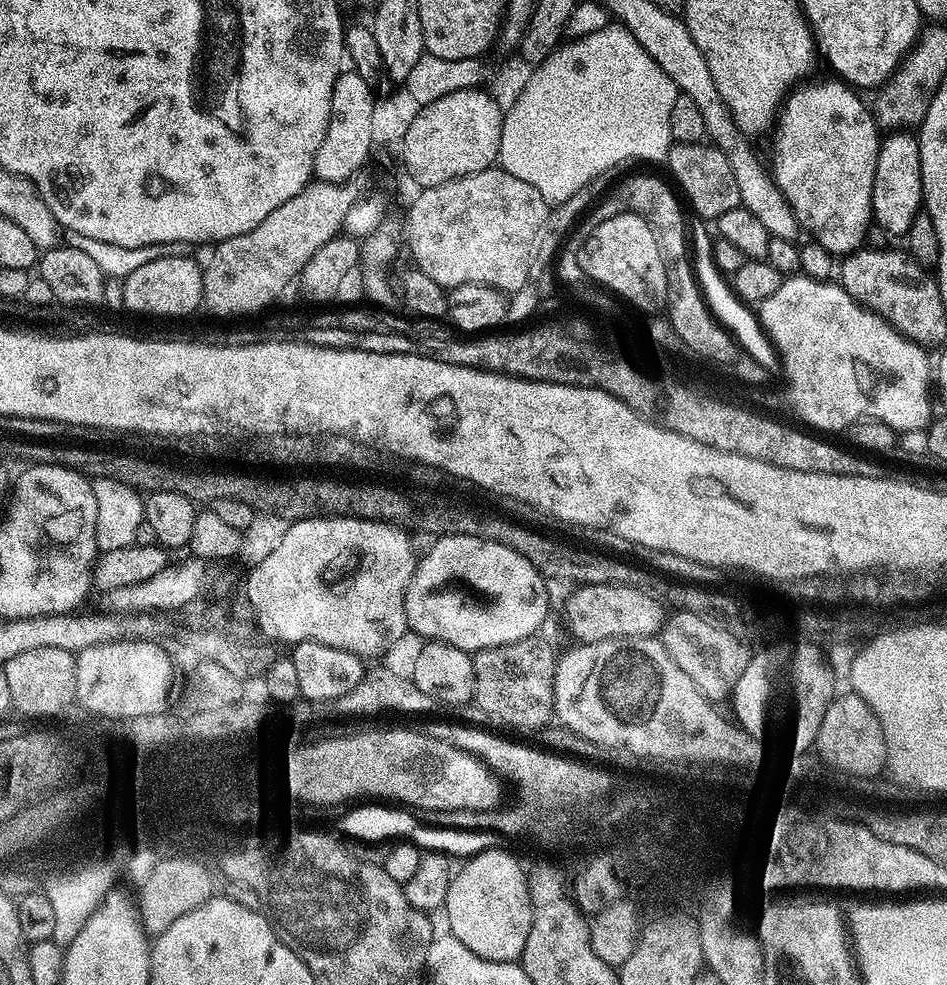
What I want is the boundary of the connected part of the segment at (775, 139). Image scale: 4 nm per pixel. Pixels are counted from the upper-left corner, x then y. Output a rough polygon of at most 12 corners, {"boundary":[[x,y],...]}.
{"boundary":[[839,78],[774,120],[770,175],[833,254],[873,227],[881,129]]}

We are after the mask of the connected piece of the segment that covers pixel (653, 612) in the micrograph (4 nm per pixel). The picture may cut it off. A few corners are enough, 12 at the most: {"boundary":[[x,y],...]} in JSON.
{"boundary":[[582,584],[564,604],[573,641],[656,636],[665,609],[630,586]]}

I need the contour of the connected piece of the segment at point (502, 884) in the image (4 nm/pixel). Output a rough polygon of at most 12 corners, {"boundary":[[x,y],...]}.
{"boundary":[[503,847],[448,884],[447,931],[487,960],[523,957],[532,889]]}

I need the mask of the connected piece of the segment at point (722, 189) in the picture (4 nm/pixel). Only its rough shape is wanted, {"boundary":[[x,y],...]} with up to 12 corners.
{"boundary":[[673,143],[666,167],[695,215],[741,207],[728,156]]}

